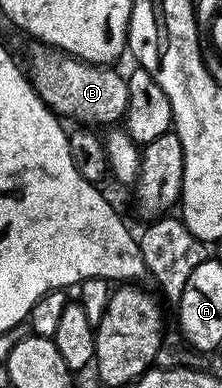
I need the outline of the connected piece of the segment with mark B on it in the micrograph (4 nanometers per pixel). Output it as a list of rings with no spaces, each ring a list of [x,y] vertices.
[[[31,42],[31,47],[26,51],[26,59],[30,62],[28,66],[28,78],[34,87],[35,93],[50,106],[51,111],[59,117],[67,120],[79,119],[82,125],[98,125],[94,123],[110,123],[106,125],[118,125],[125,120],[126,110],[128,109],[128,85],[127,76],[121,75],[110,65],[101,63],[85,63],[82,59],[75,59],[65,53],[57,53],[55,50],[37,42]]]

